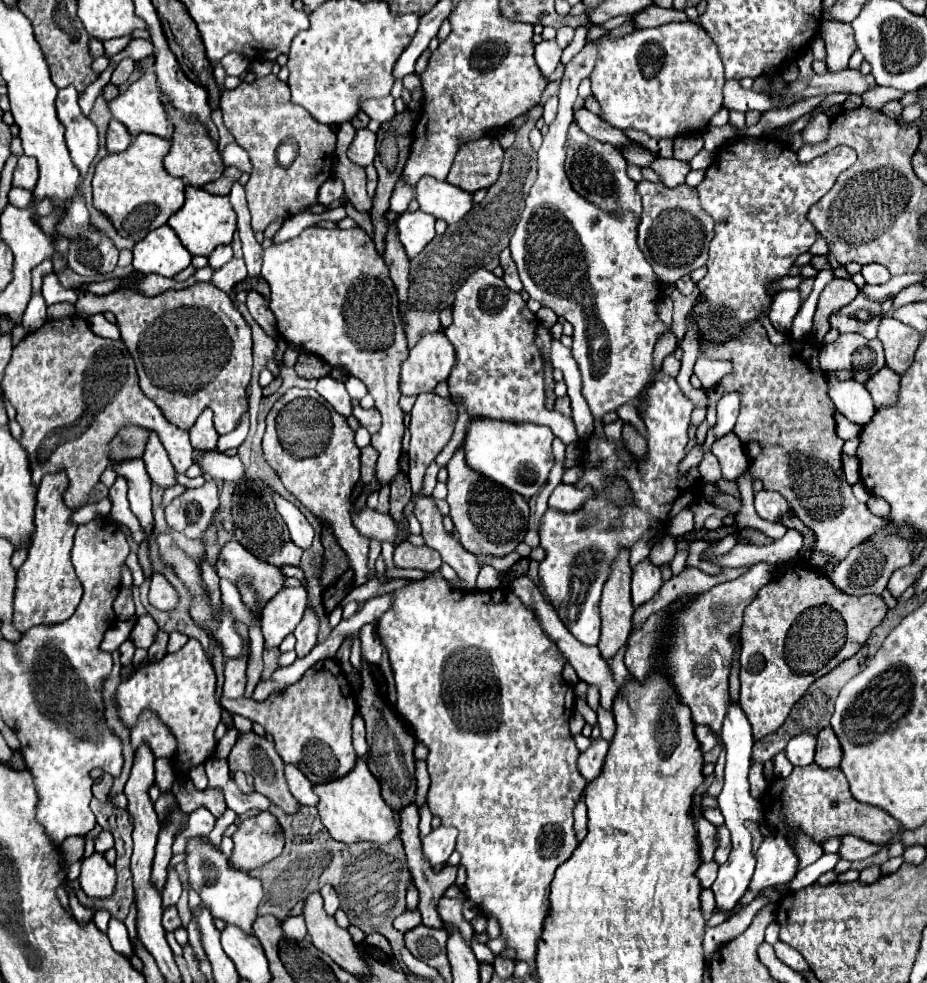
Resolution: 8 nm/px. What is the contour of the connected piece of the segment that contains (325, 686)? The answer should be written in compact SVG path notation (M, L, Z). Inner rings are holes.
M324 660L324 662L328 662L328 668L322 668L322 670L310 668L294 686L290 686L282 694L274 694L266 702L254 702L254 700L246 700L246 698L228 700L224 696L220 698L220 706L226 712L250 718L252 722L258 722L268 734L272 734L276 750L282 756L282 760L286 764L294 764L296 768L300 768L312 784L324 784L324 782L332 782L332 780L346 776L358 760L358 756L352 748L352 738L350 738L352 718L358 710L356 708L356 694L348 686L348 680L346 680L344 672L340 670L340 666L334 660Z

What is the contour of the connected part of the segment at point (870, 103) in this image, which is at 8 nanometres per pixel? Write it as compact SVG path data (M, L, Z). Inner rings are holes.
M876 86L876 88L872 88L872 92L866 92L866 94L862 96L862 104L864 104L866 108L880 110L886 102L902 98L902 94L904 94L904 92L894 90L894 88L880 88L880 86Z

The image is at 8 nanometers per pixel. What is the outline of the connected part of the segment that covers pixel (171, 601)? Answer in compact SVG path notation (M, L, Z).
M154 574L150 592L148 592L148 600L158 610L172 610L178 604L178 594L162 574Z

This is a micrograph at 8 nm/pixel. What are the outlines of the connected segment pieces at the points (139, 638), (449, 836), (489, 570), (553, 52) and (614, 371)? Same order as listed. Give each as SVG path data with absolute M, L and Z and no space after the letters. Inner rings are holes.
M146 614L146 616L140 616L136 626L132 628L132 636L128 638L136 648L144 648L148 650L150 644L154 642L154 634L158 632L158 626L156 622Z
M438 826L434 828L424 840L422 840L422 848L424 848L424 856L430 864L446 864L446 860L450 858L450 854L454 852L456 846L456 828L452 826Z
M484 564L478 574L478 590L494 590L500 586L500 574L490 564Z
M542 40L540 44L536 44L536 54L534 56L536 56L536 64L542 70L542 74L550 76L560 62L562 48L554 40Z
M586 44L584 50L566 66L558 94L560 98L558 116L554 124L548 128L544 144L538 150L538 178L528 192L524 212L510 240L510 250L520 272L520 280L524 282L524 290L530 294L530 298L554 310L558 316L564 316L566 322L574 326L572 356L582 372L582 382L584 382L582 392L586 390L584 398L592 414L602 418L606 412L616 410L620 404L634 400L652 382L654 344L662 334L668 332L668 326L656 314L656 306L662 298L660 282L636 244L638 218L632 212L616 216L600 210L596 204L588 202L586 198L574 192L564 170L564 160L566 160L564 144L568 128L572 124L572 112L574 112L572 106L578 96L578 84L582 78L590 76L594 64L596 64L596 48L592 44Z

